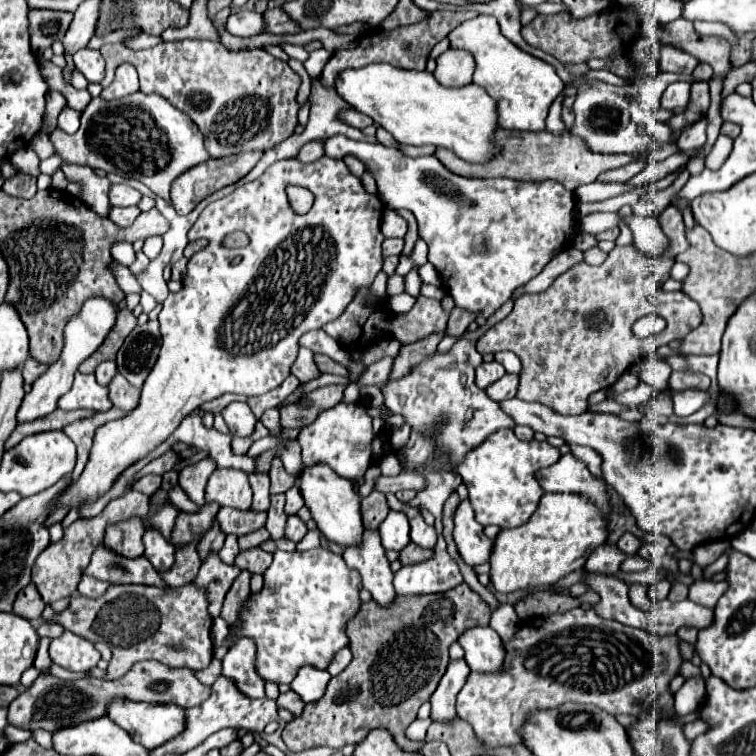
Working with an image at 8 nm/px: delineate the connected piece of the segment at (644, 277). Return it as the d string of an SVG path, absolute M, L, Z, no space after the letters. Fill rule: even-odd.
M670 205L660 217L660 225L669 239L668 251L662 259L636 255L626 245L614 247L598 267L580 261L558 275L546 291L520 295L512 313L478 339L476 349L482 355L512 351L520 357L524 365L524 389L518 389L518 399L538 401L560 415L584 413L592 393L612 387L646 353L686 337L686 333L700 325L702 313L696 301L682 291L670 293L662 289L676 255L688 249L682 215ZM652 313L666 319L666 329L648 339L638 339L632 333L632 325Z

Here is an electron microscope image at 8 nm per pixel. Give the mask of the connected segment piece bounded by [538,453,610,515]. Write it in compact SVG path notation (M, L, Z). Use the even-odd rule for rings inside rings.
M570 453L562 455L554 465L540 469L538 483L546 493L586 493L602 507L604 515L610 511L606 485L594 479L586 465L574 459Z

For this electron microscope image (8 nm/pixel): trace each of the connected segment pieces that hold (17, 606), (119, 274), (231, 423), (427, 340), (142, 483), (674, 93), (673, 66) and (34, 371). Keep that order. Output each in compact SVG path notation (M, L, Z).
M30 583L28 587L24 587L18 593L18 597L14 601L14 613L28 621L36 621L36 619L40 619L42 611L44 611L44 601L42 601L40 593L36 591L34 583Z
M112 261L110 265L112 265L112 273L114 273L114 277L116 277L116 281L118 281L118 285L120 285L120 289L124 293L140 293L142 291L138 281L134 279L134 275L130 273L128 267L120 265L118 261Z
M230 403L224 411L222 411L226 425L230 429L232 435L240 435L240 437L248 437L254 433L254 427L258 423L258 419L254 417L254 413L250 411L250 407L246 403Z
M446 331L430 333L430 335L426 335L422 341L404 345L394 359L390 379L400 379L400 377L404 377L416 363L420 363L422 359L430 357L430 355L436 351L436 347L438 347L438 343L442 341L444 335L446 335Z
M148 474L136 481L133 485L133 489L151 496L161 487L161 483L161 476Z
M672 83L666 91L664 91L664 109L684 109L688 105L688 83Z
M664 47L658 53L658 69L660 71L674 71L674 73L690 75L696 65L698 65L696 57L684 53L680 49L674 49L674 47Z
M28 357L26 363L24 363L24 367L22 367L22 377L24 377L26 383L32 383L32 381L36 381L44 371L46 371L46 365L42 365L42 363L34 361L32 357Z

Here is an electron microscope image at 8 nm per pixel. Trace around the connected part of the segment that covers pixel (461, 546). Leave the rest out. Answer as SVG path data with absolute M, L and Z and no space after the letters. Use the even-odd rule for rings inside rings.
M462 501L454 515L454 543L458 547L458 553L462 561L470 567L482 565L490 561L494 541L484 535L484 525L480 525L474 519L474 511L470 507L470 501Z

